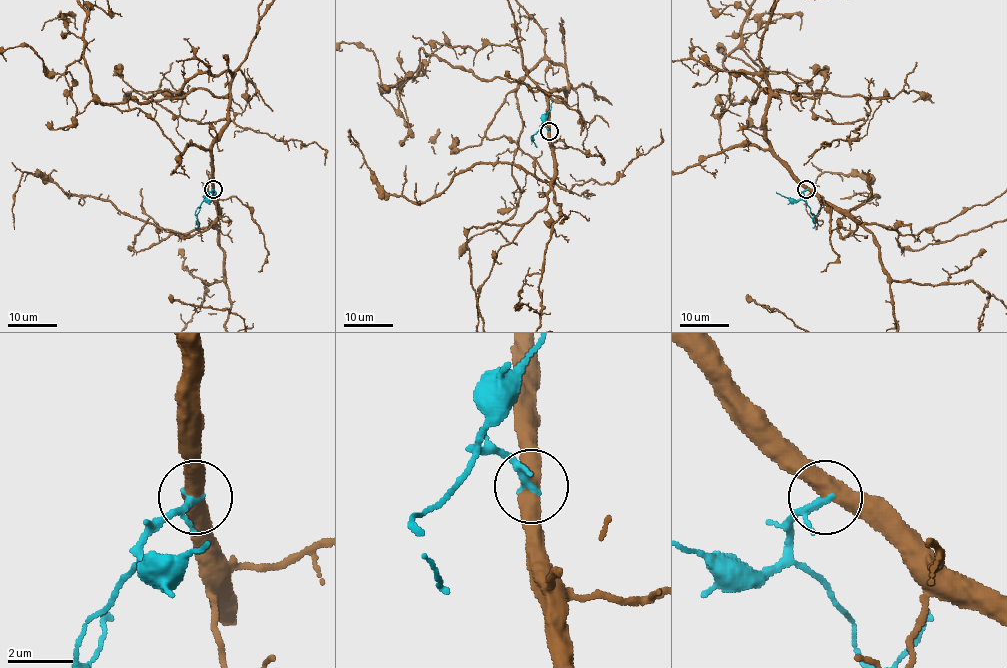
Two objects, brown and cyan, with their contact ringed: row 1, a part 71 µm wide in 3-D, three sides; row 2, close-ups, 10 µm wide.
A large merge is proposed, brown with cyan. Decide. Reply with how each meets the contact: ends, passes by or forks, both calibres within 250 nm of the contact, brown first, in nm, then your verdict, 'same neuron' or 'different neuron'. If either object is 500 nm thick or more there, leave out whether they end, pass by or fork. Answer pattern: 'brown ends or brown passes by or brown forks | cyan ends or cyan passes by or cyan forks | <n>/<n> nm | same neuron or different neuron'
500/180 nm | different neuron

